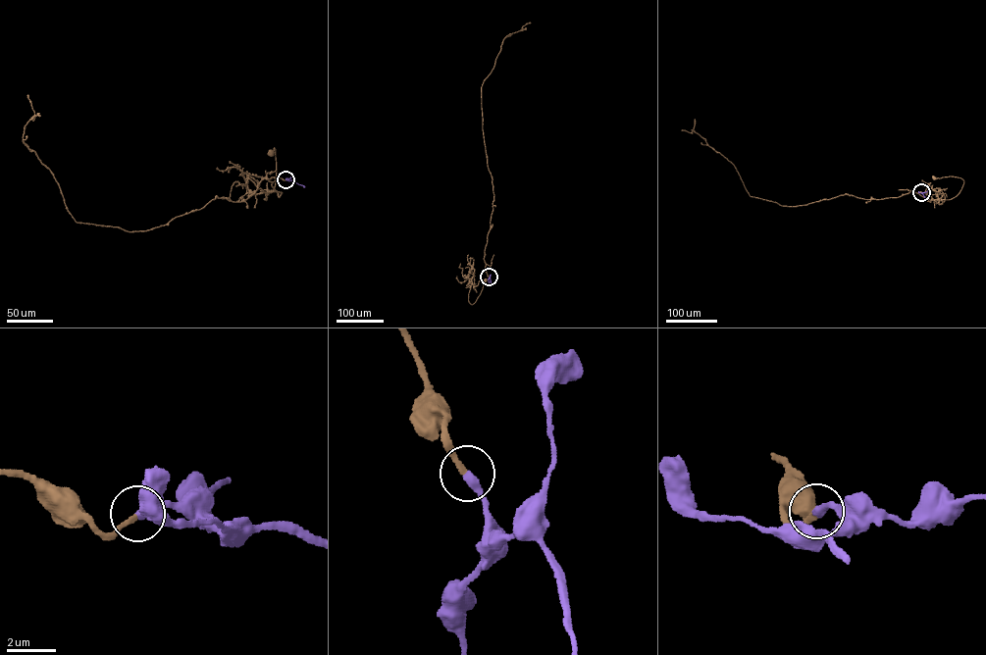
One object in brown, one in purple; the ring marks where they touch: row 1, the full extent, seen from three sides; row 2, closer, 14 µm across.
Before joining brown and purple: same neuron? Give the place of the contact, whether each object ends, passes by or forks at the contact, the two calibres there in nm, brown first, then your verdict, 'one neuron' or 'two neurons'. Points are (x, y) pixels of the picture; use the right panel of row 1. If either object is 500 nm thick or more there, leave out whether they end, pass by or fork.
at (921, 192); brown ends there; purple ends there; 190 nm thick on the brown side, 360 nm on the other; one neuron

